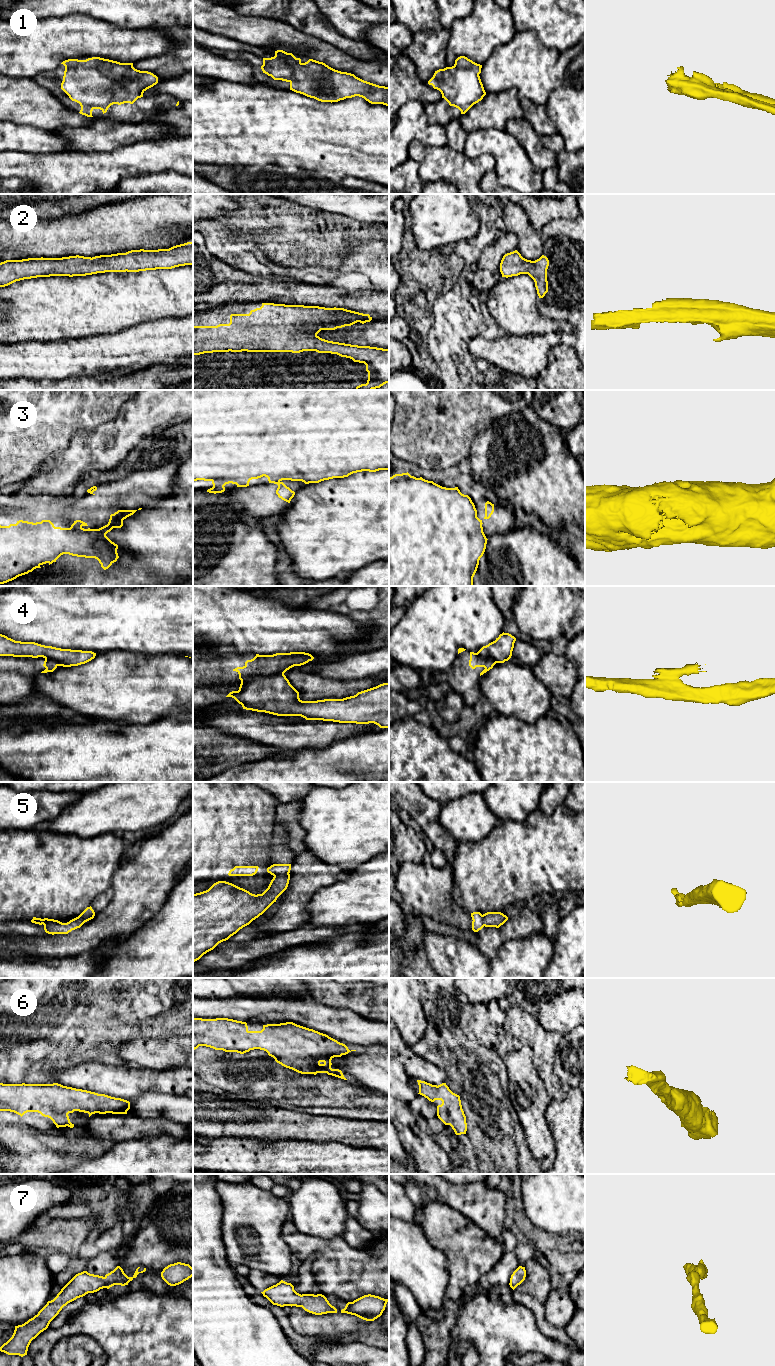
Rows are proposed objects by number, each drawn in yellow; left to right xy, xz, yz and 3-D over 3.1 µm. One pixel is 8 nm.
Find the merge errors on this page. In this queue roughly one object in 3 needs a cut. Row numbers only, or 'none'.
3, 4

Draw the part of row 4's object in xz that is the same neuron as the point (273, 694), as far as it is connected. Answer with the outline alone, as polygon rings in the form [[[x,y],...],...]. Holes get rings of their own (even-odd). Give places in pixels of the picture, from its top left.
[[[283,673],[249,678],[244,688],[229,693],[226,697],[234,698],[242,705],[243,709],[277,716],[301,716],[306,720],[339,723],[374,723],[380,728],[389,728],[389,683],[380,684],[343,699],[302,701],[299,698],[299,692],[290,684]]]

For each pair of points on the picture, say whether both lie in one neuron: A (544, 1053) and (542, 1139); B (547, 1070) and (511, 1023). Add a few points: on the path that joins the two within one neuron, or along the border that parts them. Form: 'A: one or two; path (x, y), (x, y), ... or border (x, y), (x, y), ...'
A: two; border (532, 1060), (537, 1074), (552, 1098)
B: one; path (543, 1057), (543, 1050), (524, 1031)

